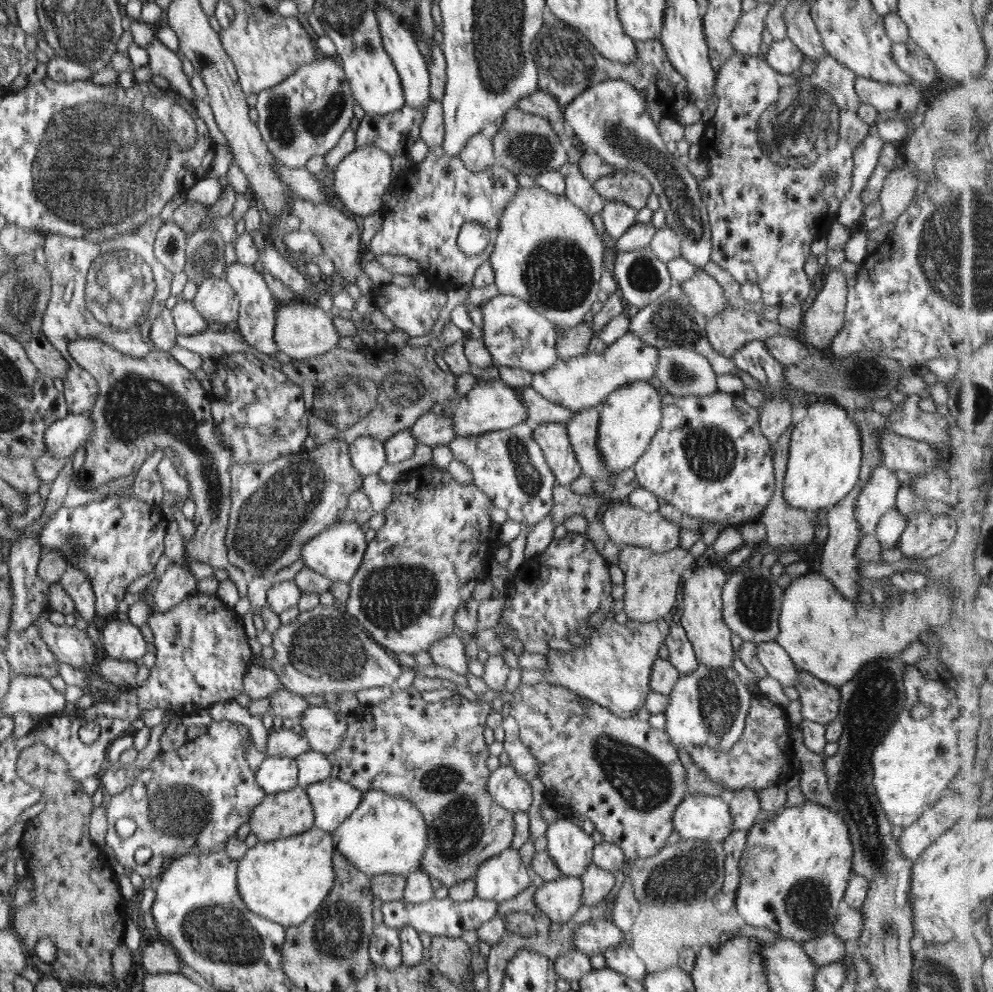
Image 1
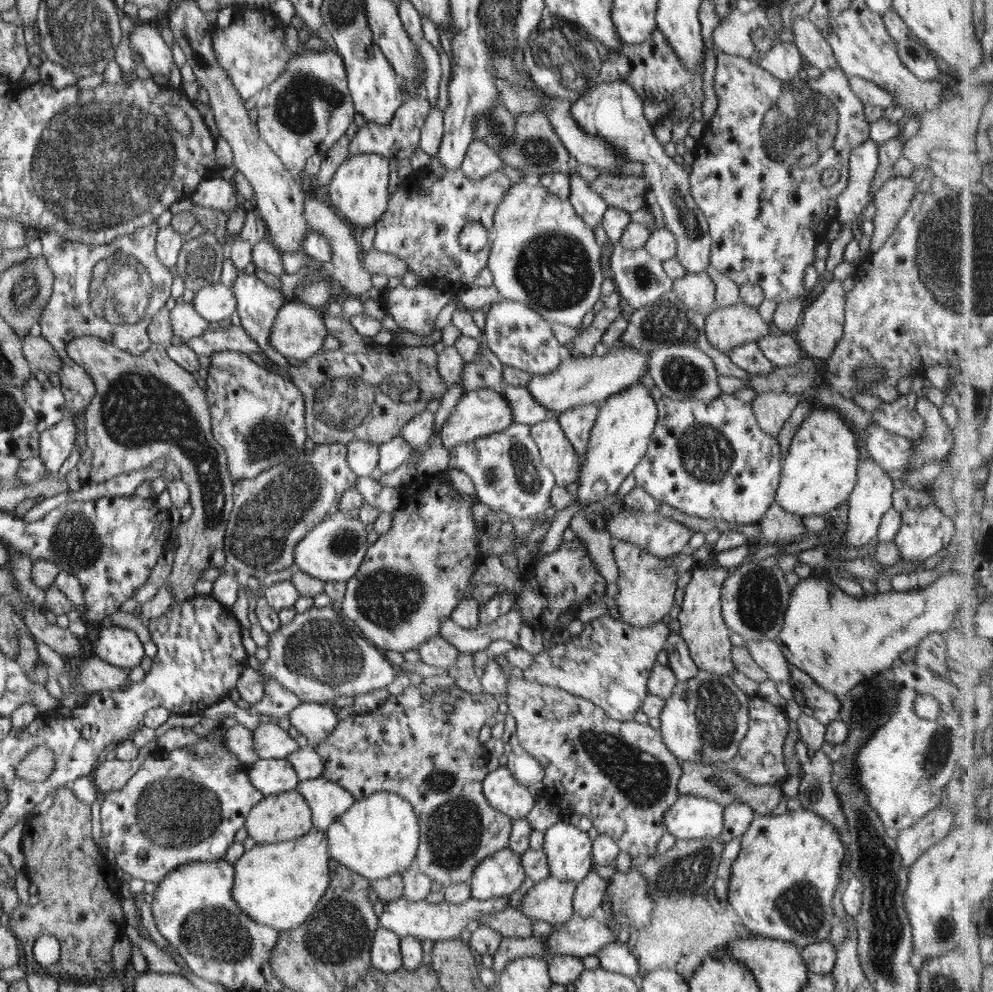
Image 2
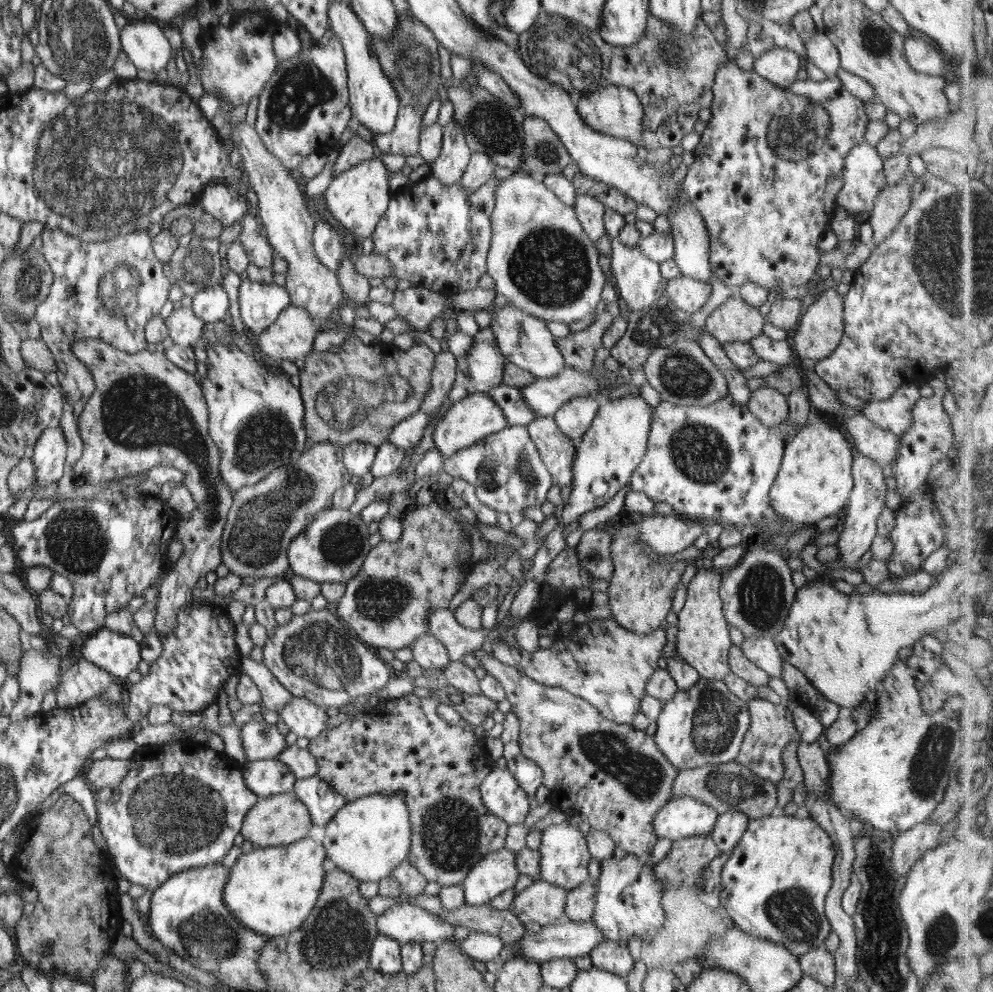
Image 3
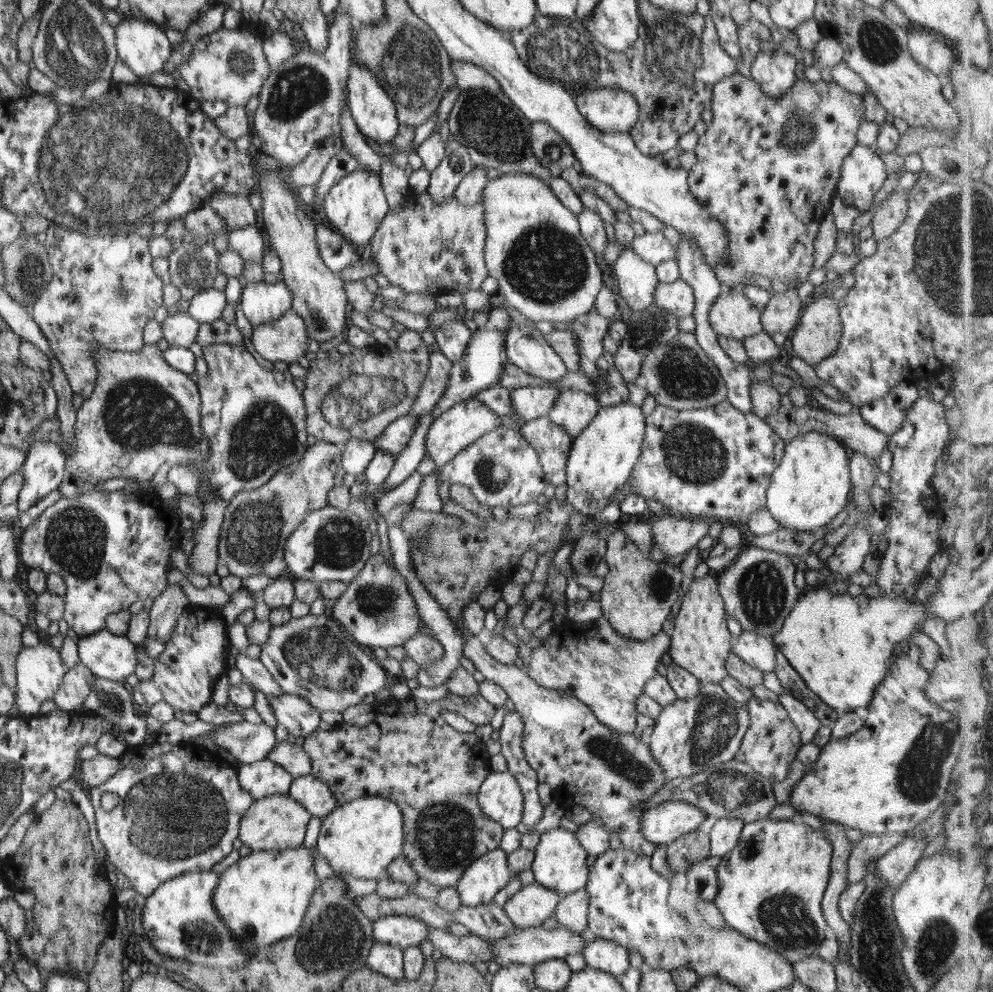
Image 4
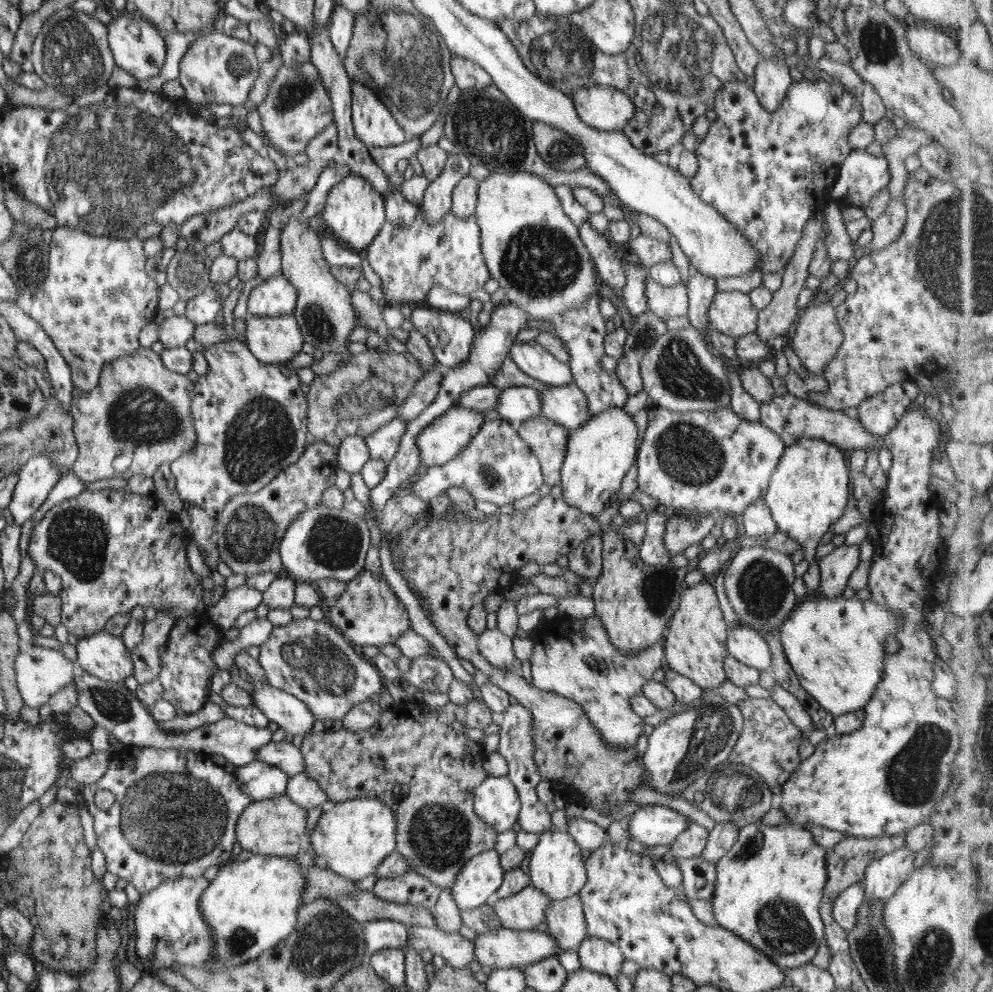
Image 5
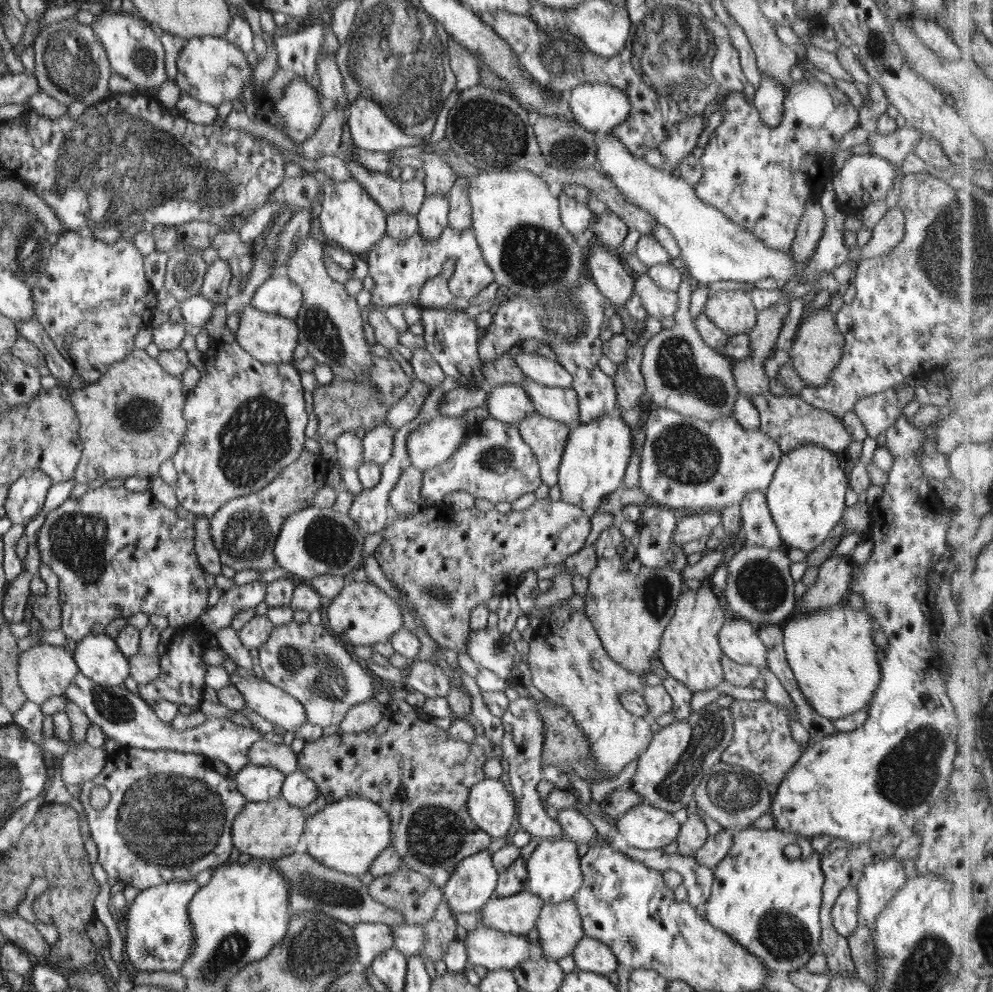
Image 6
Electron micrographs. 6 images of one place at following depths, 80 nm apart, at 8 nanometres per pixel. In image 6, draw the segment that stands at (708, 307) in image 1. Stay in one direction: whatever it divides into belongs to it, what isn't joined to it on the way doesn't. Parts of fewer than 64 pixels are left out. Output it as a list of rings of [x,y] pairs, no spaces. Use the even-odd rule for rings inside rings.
[[[647,274],[636,276],[635,293],[640,296],[640,304],[644,306],[647,314],[654,318],[673,318],[678,311],[677,292],[668,292],[658,287]]]

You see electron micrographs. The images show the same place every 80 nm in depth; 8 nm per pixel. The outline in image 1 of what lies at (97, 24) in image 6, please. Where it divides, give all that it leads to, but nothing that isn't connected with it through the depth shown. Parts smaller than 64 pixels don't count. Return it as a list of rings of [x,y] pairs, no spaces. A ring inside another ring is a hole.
[[[160,38],[154,39],[148,47],[147,65],[156,76],[164,76],[170,82],[170,90],[175,91],[180,98],[193,103],[195,99],[194,89],[191,87],[191,81],[182,71],[182,58],[172,50],[168,50]]]

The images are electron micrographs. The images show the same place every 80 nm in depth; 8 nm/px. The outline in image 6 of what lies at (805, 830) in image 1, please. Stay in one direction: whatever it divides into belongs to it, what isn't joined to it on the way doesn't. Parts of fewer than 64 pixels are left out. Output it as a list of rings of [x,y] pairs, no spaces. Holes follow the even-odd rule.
[[[750,825],[749,827],[739,829],[733,828],[732,831],[732,846],[728,855],[718,864],[715,871],[715,879],[712,885],[711,895],[707,900],[707,921],[715,926],[717,929],[720,929],[722,932],[728,934],[729,937],[732,937],[737,943],[740,943],[744,948],[748,949],[749,953],[756,955],[761,963],[769,970],[769,972],[777,974],[787,974],[795,969],[804,968],[807,962],[810,960],[811,956],[814,956],[820,948],[820,939],[821,939],[821,922],[819,919],[820,905],[823,897],[823,882],[825,881],[825,875],[823,874],[820,866],[821,854],[817,851],[814,851],[812,848],[811,841],[803,836],[796,836],[791,832],[779,831],[778,829],[758,829]],[[788,844],[798,844],[801,848],[802,854],[794,860],[786,857],[784,854],[784,848]]]

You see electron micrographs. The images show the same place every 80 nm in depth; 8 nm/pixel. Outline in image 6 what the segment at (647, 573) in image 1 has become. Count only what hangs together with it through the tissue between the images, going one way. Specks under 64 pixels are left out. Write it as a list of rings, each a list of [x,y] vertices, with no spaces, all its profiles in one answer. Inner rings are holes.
[[[615,524],[601,533],[595,542],[595,547],[598,562],[596,568],[591,570],[592,574],[588,576],[588,591],[583,597],[586,603],[584,614],[594,625],[606,652],[616,662],[629,671],[636,671],[647,676],[652,673],[652,660],[656,658],[664,629],[675,613],[677,600],[681,595],[681,587],[684,584],[681,571],[644,566],[644,563],[637,558],[635,541],[624,537]]]

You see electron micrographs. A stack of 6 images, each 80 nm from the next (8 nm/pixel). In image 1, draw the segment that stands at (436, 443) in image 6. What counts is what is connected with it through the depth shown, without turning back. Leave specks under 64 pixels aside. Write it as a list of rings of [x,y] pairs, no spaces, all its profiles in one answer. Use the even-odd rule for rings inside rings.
[[[501,379],[494,382],[477,382],[473,387],[468,394],[456,401],[453,408],[455,437],[506,430],[526,422],[529,418],[529,408],[516,392],[519,388],[505,385]]]

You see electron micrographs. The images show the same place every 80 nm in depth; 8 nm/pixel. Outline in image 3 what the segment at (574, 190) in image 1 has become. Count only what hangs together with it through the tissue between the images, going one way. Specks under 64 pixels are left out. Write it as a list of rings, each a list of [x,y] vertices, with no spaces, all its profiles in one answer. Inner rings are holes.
[[[576,193],[573,208],[588,238],[592,239],[592,244],[596,246],[598,239],[606,235],[603,223],[605,205],[589,194]]]

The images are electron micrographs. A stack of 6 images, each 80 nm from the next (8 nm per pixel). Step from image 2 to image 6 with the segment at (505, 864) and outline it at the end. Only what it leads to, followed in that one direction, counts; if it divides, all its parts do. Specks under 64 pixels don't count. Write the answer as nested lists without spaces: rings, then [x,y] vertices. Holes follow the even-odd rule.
[[[483,851],[473,856],[464,858],[460,865],[454,869],[454,873],[446,886],[442,888],[443,898],[454,914],[478,911],[494,896],[498,882],[499,872],[492,864],[492,854]]]

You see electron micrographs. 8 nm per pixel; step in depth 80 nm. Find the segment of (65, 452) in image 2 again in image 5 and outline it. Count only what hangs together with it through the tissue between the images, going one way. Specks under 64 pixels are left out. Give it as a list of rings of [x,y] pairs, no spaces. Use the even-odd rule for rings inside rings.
[[[42,453],[21,466],[12,500],[5,509],[15,525],[21,526],[30,520],[61,479],[61,470],[51,464],[53,460],[46,453]]]

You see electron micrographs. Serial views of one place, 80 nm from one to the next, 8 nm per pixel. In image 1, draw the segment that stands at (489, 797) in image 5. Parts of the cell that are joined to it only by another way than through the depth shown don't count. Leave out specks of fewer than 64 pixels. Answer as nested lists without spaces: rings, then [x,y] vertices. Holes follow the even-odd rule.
[[[502,766],[491,772],[486,790],[493,802],[510,812],[527,812],[533,802],[531,784],[518,778],[512,766]]]

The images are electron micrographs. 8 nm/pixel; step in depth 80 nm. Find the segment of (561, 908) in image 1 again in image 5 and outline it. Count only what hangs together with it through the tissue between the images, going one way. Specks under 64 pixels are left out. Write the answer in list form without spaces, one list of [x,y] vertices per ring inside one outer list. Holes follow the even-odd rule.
[[[526,885],[508,898],[493,899],[492,906],[501,925],[512,930],[532,930],[545,921],[551,898],[534,885]]]

